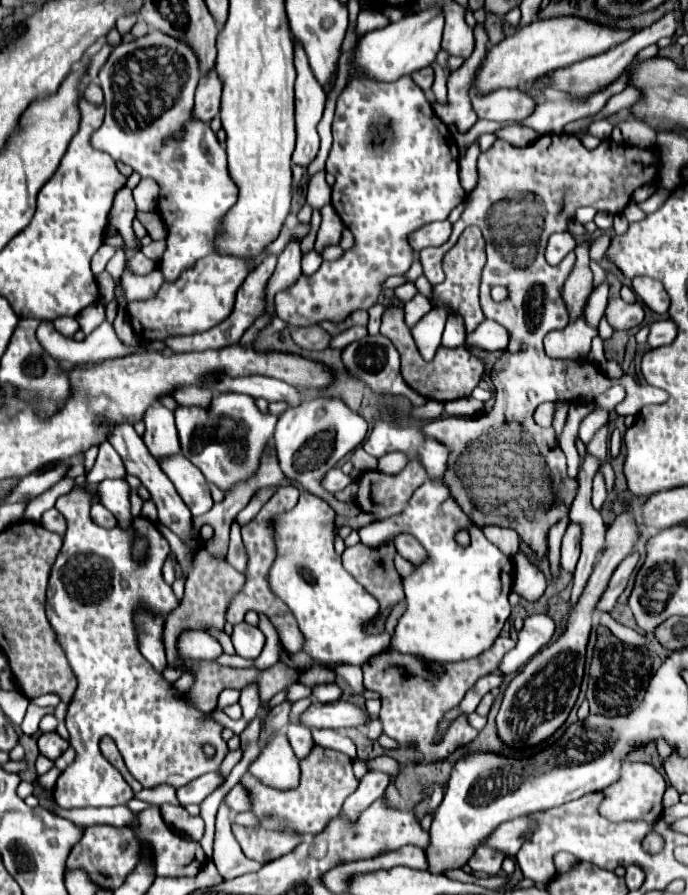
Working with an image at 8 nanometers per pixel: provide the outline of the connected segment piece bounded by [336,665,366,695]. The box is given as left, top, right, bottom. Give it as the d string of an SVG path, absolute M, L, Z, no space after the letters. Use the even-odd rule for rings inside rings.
M344 665L344 667L338 667L336 673L338 673L340 677L344 677L358 695L364 693L366 687L364 687L364 683L362 683L362 669L360 669L360 667L352 667L352 665L348 667L348 665Z

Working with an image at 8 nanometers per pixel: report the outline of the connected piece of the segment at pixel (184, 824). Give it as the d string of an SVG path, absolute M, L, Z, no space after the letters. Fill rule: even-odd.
M162 805L160 807L162 817L168 825L172 825L178 833L192 837L194 841L200 841L204 835L204 821L202 817L192 817L186 813L184 807L174 807L174 805Z

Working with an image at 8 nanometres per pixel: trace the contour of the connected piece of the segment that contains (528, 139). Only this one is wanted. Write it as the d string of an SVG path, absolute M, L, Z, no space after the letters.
M506 125L498 131L494 131L494 135L498 139L508 141L510 145L516 145L516 147L526 147L526 145L530 145L532 141L536 141L540 137L534 129L530 129L526 125Z

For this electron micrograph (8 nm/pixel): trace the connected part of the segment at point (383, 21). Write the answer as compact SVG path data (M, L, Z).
M372 9L368 11L360 11L358 15L358 21L356 21L356 31L358 31L358 37L368 33L368 31L374 31L374 29L382 29L390 23L390 19L382 13L376 13Z

